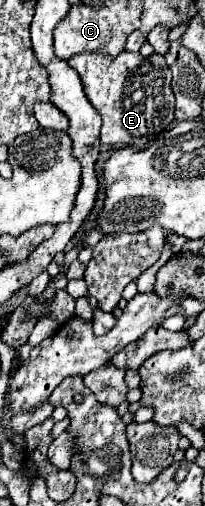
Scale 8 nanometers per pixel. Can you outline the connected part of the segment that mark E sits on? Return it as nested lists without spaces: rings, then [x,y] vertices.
[[[122,52],[116,58],[102,54],[80,54],[72,56],[68,64],[78,72],[86,98],[102,116],[100,142],[104,146],[142,146],[172,124],[172,74],[162,56],[152,54],[150,58],[142,58],[138,52]]]

